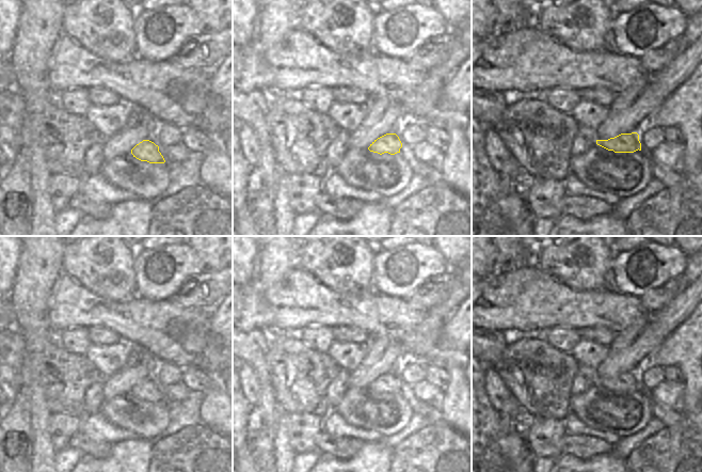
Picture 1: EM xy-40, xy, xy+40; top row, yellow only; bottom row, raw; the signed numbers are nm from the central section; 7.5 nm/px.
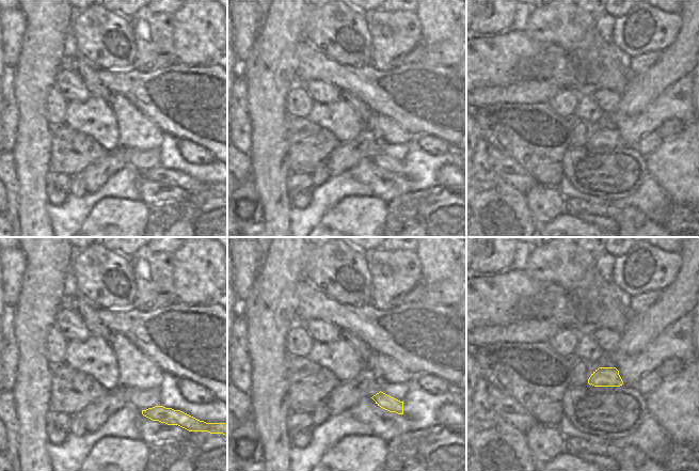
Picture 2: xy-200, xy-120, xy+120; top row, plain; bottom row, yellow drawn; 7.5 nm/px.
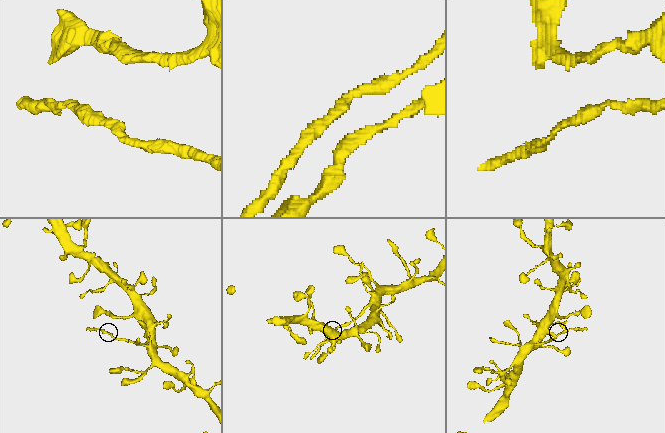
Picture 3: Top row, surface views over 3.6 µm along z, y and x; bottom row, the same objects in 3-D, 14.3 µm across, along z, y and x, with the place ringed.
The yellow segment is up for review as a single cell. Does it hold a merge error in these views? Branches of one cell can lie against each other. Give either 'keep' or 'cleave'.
cleave

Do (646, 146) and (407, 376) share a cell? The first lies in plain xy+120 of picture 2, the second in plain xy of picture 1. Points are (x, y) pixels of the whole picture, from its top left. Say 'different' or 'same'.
same

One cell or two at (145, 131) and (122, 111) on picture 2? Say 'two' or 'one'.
one

